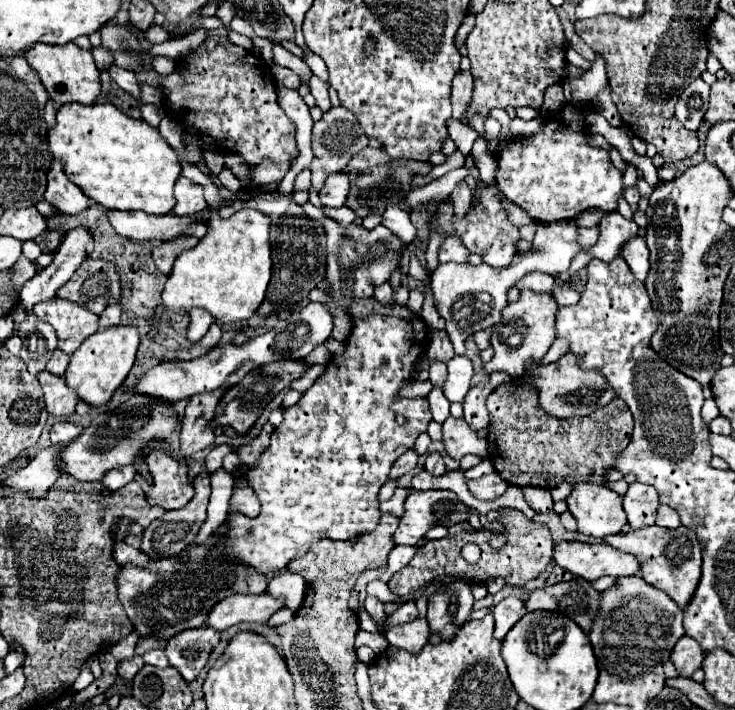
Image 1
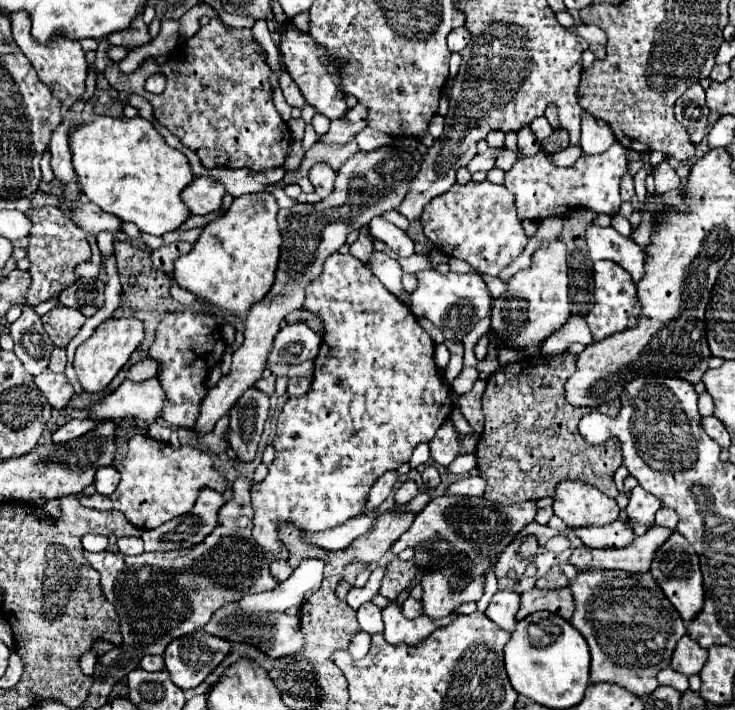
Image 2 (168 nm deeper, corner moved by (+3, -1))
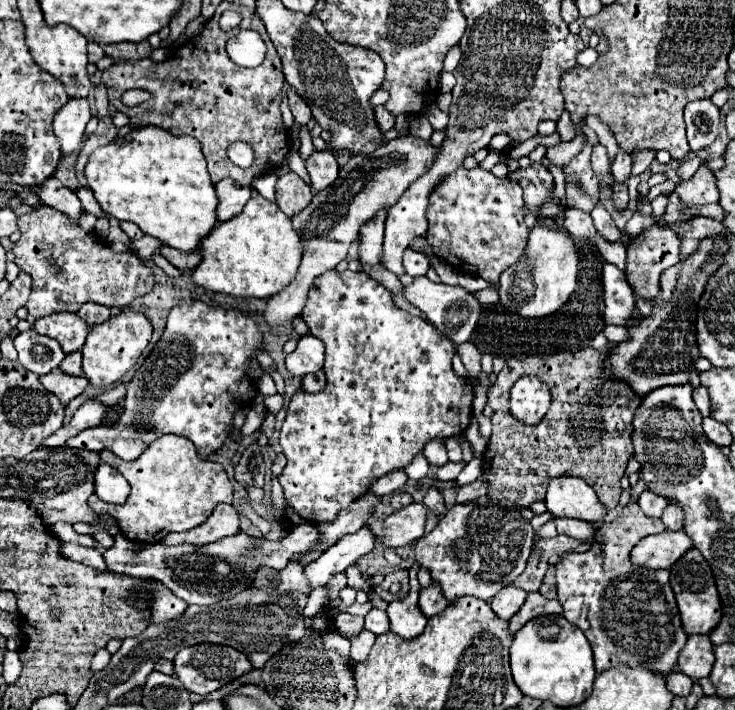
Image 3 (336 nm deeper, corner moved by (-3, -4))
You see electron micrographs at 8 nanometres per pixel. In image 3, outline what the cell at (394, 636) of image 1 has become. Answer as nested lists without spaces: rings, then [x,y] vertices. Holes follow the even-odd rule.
[[[417,566],[409,570],[409,578],[411,578],[409,594],[403,600],[391,602],[387,608],[387,616],[391,620],[391,632],[403,638],[415,638],[427,626],[427,618],[423,616],[423,612],[419,612],[419,604],[417,604],[417,596],[421,590],[417,582]]]

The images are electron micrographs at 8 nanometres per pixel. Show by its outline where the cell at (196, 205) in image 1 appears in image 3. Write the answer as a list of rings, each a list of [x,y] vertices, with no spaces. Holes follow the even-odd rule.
[[[231,178],[217,182],[215,188],[217,188],[217,196],[219,196],[219,210],[217,212],[219,212],[221,222],[237,216],[245,208],[247,200],[251,198],[251,186],[239,186]]]

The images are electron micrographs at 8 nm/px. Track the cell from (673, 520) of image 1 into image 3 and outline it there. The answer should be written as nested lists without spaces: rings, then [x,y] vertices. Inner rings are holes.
[[[669,504],[663,510],[661,520],[663,520],[667,530],[681,530],[683,528],[683,510],[679,506],[675,506],[675,504]]]

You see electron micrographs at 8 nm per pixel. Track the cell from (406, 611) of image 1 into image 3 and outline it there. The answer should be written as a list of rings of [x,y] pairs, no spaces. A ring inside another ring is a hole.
[[[431,582],[427,588],[421,588],[421,592],[419,592],[419,608],[427,618],[437,616],[447,608],[447,600],[445,600],[439,584]]]

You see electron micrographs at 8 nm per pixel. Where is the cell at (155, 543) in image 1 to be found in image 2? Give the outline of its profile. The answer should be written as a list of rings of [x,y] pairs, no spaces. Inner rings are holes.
[[[201,489],[191,513],[181,515],[157,529],[141,531],[145,551],[171,551],[189,549],[201,543],[217,525],[217,511],[225,503],[221,493],[213,489]]]

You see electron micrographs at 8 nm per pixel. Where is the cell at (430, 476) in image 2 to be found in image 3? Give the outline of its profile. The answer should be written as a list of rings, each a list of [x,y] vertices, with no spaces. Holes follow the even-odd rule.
[[[429,488],[427,496],[425,496],[425,506],[429,510],[433,510],[437,516],[443,516],[447,510],[445,510],[445,504],[443,504],[443,494],[437,490],[437,488]]]

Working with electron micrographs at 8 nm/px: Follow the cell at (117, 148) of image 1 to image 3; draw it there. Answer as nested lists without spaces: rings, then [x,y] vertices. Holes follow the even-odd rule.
[[[157,126],[137,128],[135,140],[131,136],[125,136],[97,148],[85,166],[85,176],[103,212],[111,214],[117,220],[129,220],[137,224],[143,234],[153,236],[171,248],[195,252],[201,240],[213,230],[217,222],[215,184],[209,178],[201,144],[193,136],[173,136]]]

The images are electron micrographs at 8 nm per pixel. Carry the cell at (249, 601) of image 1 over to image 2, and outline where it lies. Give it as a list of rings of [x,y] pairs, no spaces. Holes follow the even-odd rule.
[[[303,559],[285,583],[277,585],[273,591],[243,597],[237,605],[243,613],[285,613],[289,607],[301,607],[301,603],[319,589],[321,579],[323,561]]]

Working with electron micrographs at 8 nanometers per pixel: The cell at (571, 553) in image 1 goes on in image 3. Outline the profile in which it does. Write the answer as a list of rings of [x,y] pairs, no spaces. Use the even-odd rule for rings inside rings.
[[[665,530],[661,534],[653,534],[643,538],[631,552],[631,560],[635,564],[647,568],[671,568],[683,552],[691,550],[693,542],[683,530]]]

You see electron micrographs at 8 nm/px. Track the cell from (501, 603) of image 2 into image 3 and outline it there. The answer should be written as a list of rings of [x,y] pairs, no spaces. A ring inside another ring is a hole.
[[[507,586],[499,594],[495,594],[495,598],[491,600],[491,608],[495,610],[495,614],[499,618],[509,620],[523,606],[525,598],[527,598],[525,590],[517,588],[517,586]]]

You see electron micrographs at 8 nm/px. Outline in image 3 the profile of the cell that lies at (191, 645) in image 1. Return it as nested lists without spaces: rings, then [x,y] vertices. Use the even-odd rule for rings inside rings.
[[[199,644],[199,646],[191,646],[191,648],[183,648],[175,660],[175,674],[177,678],[183,682],[183,686],[189,690],[189,692],[195,692],[195,694],[209,694],[213,690],[219,690],[221,686],[233,682],[235,678],[247,674],[253,666],[249,662],[249,658],[231,648],[231,646],[219,646],[219,644]]]

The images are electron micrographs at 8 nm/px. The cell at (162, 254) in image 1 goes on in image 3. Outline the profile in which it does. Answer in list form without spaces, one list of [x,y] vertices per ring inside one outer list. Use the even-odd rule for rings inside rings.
[[[161,246],[159,248],[161,256],[165,256],[173,266],[177,266],[181,272],[193,272],[195,266],[199,266],[201,262],[201,252],[179,252],[175,248],[167,248],[167,246]]]

